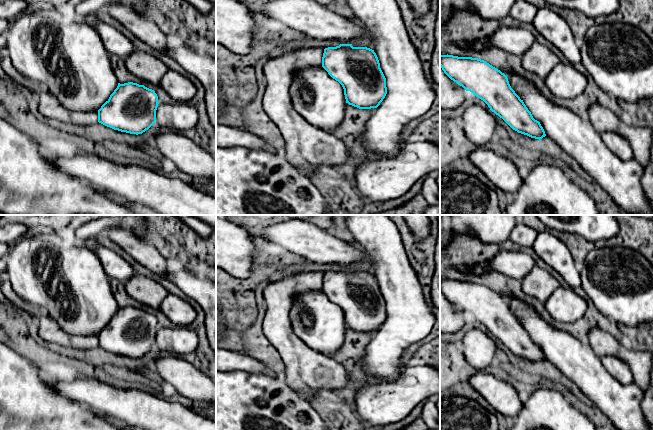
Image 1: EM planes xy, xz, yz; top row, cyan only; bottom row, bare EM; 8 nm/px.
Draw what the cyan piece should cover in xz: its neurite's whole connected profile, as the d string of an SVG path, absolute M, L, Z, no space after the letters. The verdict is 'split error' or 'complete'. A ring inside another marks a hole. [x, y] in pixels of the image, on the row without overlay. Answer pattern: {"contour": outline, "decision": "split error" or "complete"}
{"contour": "M352 268L325 272L322 289L299 292L290 310L293 331L308 347L327 356L342 347L347 327L359 333L377 332L386 318L386 302L374 274Z", "decision": "split error"}

